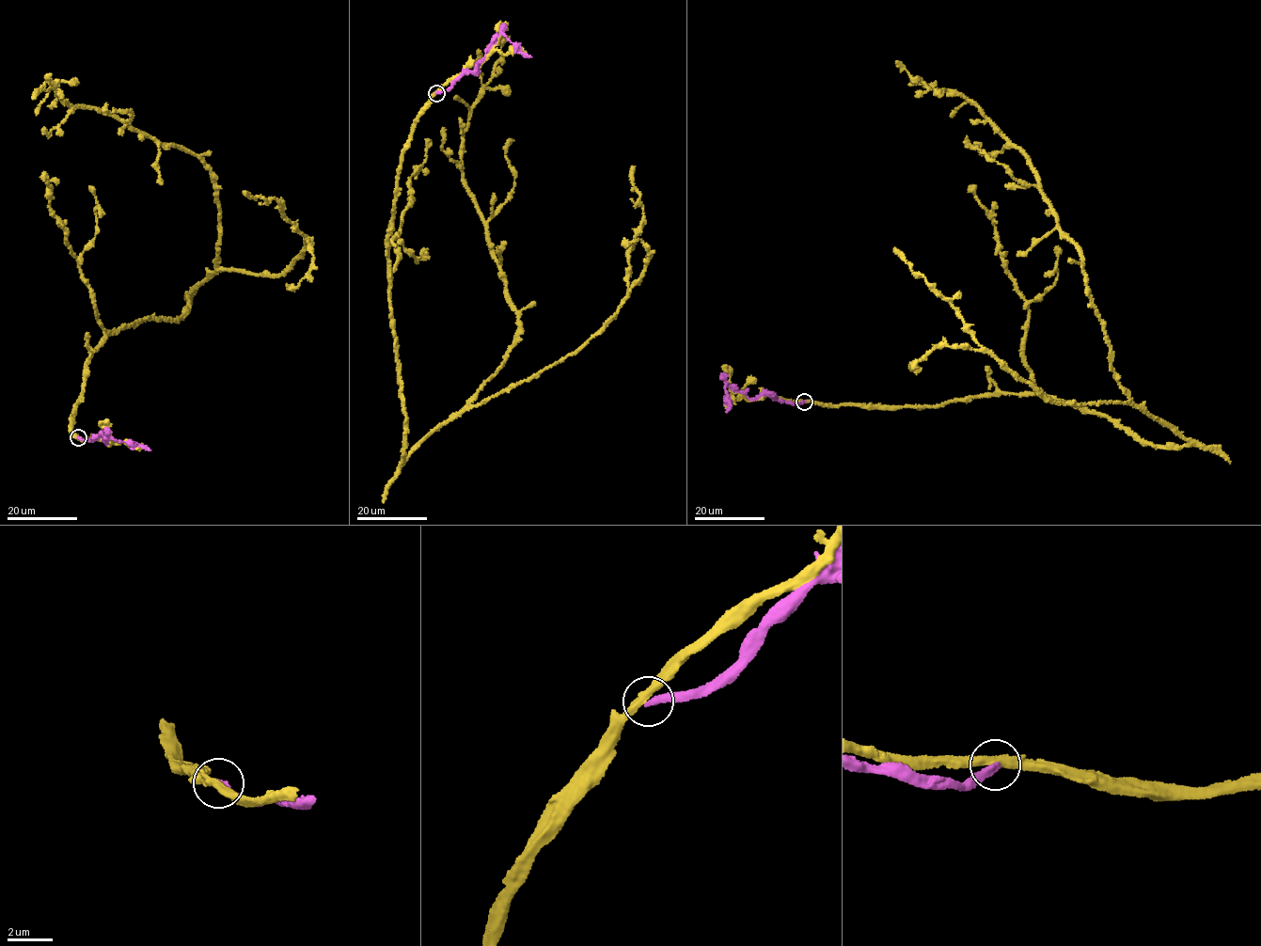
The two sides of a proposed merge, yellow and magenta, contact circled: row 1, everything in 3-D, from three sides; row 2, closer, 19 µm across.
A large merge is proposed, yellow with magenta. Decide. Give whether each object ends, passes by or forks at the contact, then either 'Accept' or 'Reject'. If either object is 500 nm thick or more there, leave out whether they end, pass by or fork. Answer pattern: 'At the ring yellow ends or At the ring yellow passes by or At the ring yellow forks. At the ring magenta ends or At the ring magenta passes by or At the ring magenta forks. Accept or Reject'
At the ring yellow passes by. At the ring magenta ends. Reject

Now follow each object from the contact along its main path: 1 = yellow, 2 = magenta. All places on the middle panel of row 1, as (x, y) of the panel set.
1: (436, 92), (401, 156), (387, 241), (404, 460), (498, 369), (519, 331), (461, 161), (470, 108), (509, 37)
2: (436, 93), (443, 93), (463, 74), (474, 70), (487, 48), (500, 35), (515, 42), (521, 53), (531, 56)

